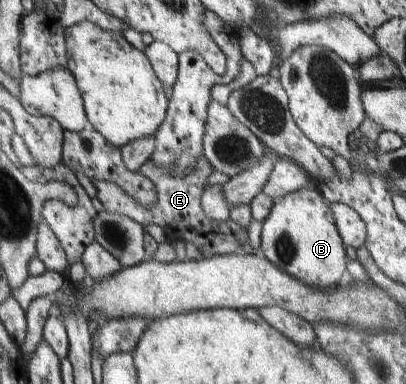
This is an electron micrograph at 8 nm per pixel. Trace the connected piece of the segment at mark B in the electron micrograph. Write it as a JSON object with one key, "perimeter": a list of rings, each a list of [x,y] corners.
{"perimeter":[[[315,184],[275,200],[272,213],[263,222],[263,255],[291,276],[318,289],[334,289],[347,281],[349,259],[345,245],[332,211],[332,203]]]}

